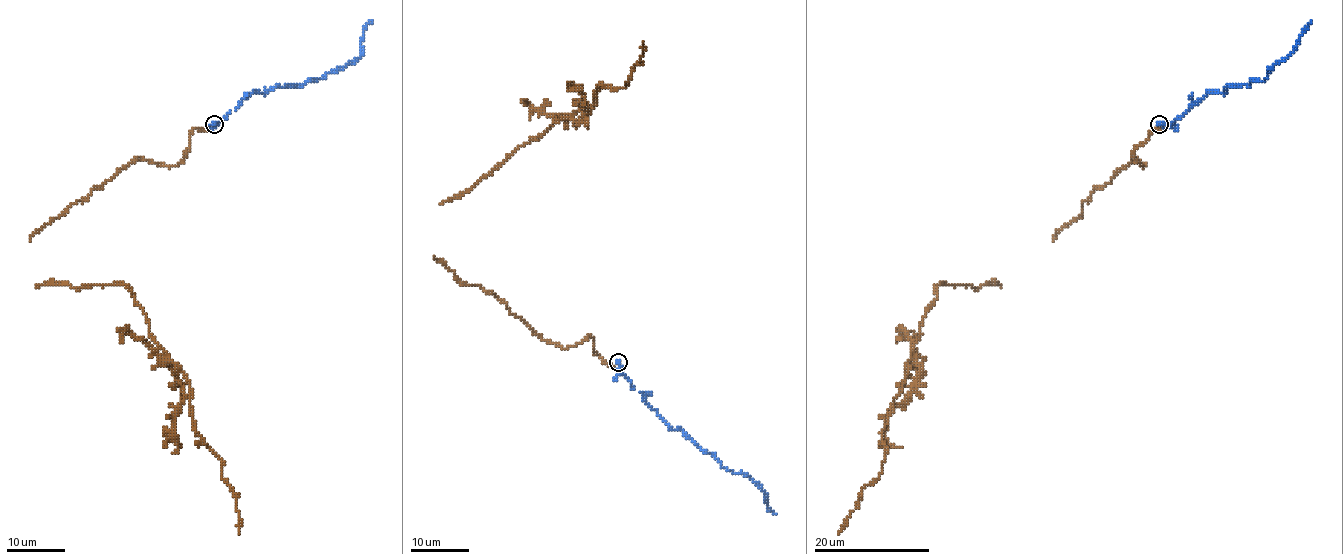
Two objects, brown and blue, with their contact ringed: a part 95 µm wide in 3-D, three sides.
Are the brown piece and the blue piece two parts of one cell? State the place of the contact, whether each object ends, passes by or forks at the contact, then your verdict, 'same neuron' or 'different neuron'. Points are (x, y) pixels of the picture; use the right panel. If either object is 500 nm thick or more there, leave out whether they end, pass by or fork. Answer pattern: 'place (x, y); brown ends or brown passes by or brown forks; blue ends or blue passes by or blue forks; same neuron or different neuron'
place (1159, 124); brown ends; blue ends; same neuron

